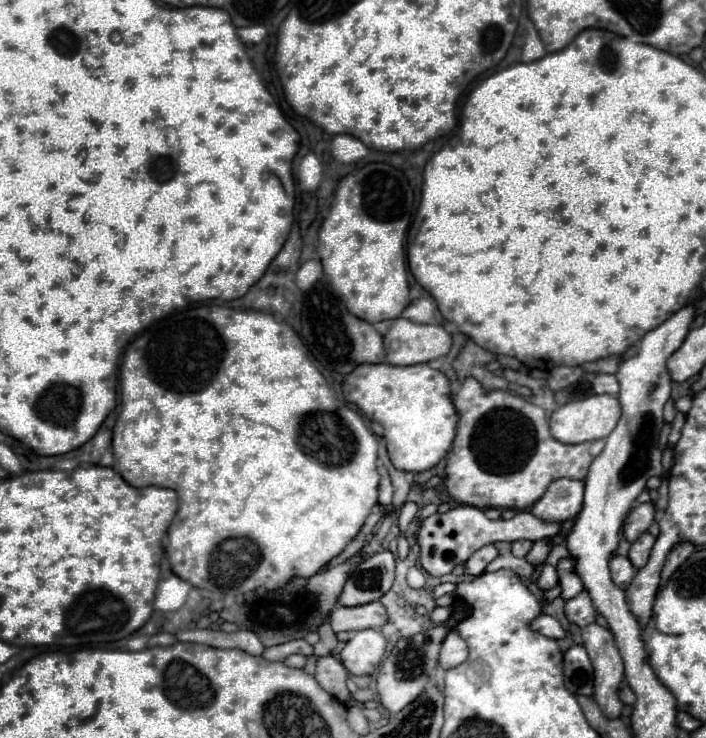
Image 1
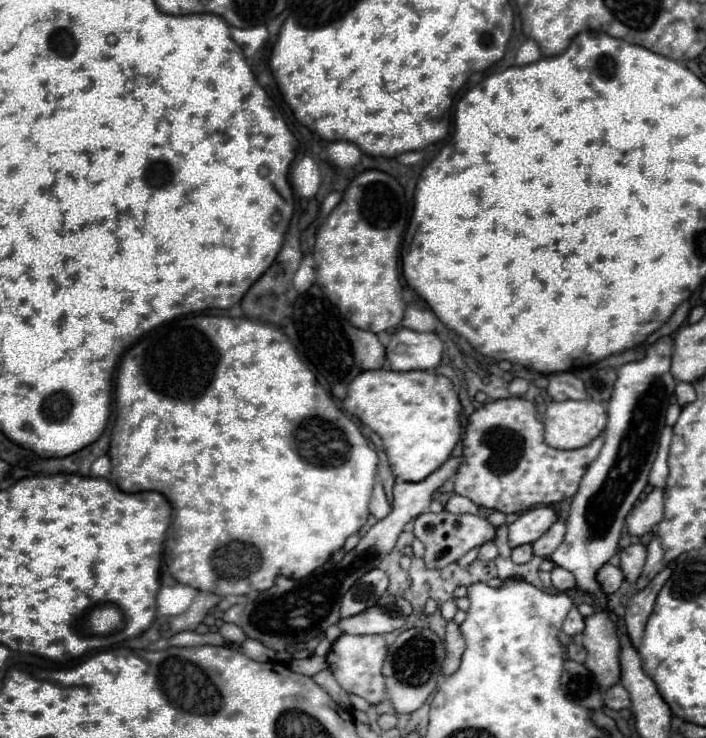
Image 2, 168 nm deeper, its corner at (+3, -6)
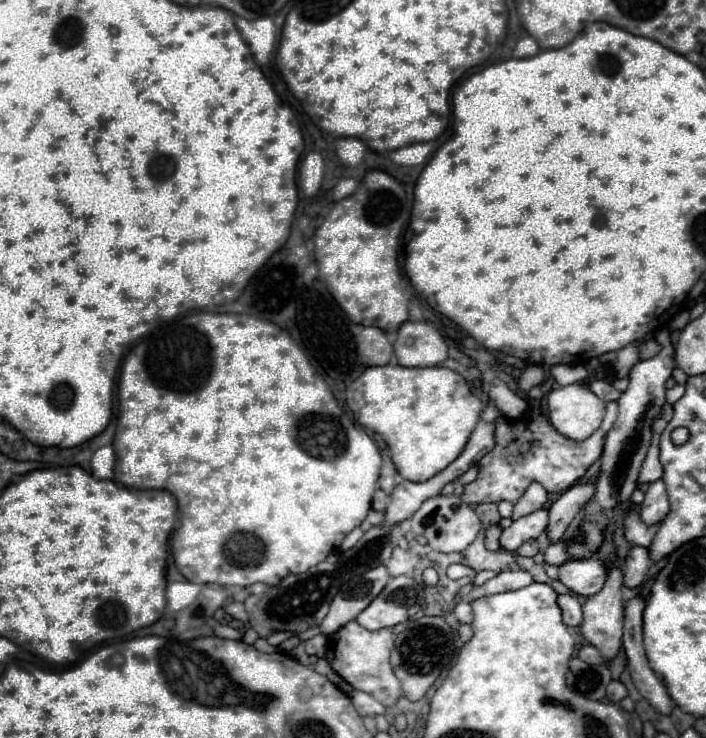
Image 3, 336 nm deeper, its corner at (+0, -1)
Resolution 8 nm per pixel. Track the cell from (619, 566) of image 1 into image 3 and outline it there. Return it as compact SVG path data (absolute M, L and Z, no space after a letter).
M594 556L568 560L558 570L560 570L560 582L580 596L592 596L600 592L606 580L606 566Z

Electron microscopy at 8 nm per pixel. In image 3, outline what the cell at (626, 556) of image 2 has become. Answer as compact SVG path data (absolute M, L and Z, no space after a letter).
M634 546L624 560L624 586L638 588L646 578L648 566L650 566L648 550L644 550L642 546Z

